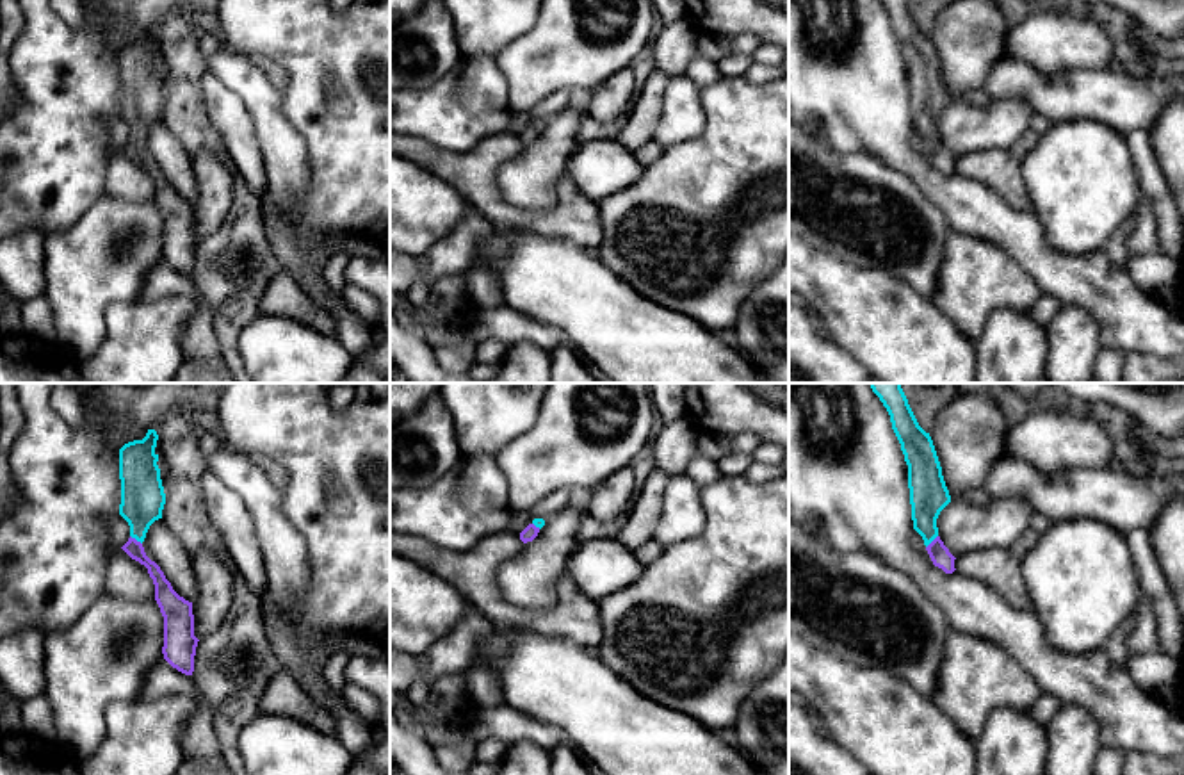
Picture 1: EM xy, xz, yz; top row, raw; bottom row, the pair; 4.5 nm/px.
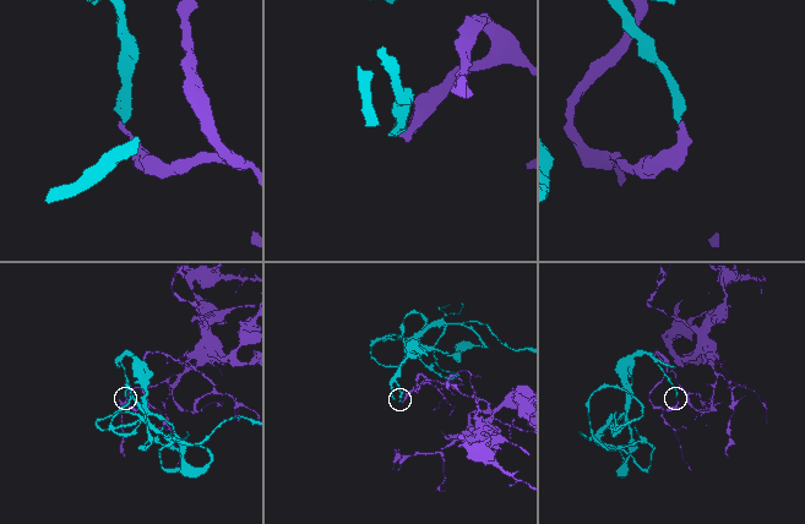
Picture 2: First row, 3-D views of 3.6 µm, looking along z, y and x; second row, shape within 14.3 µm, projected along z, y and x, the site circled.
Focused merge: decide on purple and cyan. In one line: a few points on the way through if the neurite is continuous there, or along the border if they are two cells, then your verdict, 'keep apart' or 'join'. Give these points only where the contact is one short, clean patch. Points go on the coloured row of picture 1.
across xy (132, 547), (134, 538), (143, 497) | join

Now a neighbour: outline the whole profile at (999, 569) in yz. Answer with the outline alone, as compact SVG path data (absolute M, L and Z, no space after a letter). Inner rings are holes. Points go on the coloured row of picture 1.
M1027 529L1004 549L992 547L956 556L954 568L961 575L983 583L1013 608L1029 609L1033 604L1022 577L1022 559L1038 538L1036 531Z

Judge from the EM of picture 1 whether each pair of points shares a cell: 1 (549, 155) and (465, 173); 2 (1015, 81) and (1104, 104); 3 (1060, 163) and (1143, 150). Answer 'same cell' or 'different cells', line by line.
1: different cells
2: same cell
3: different cells

